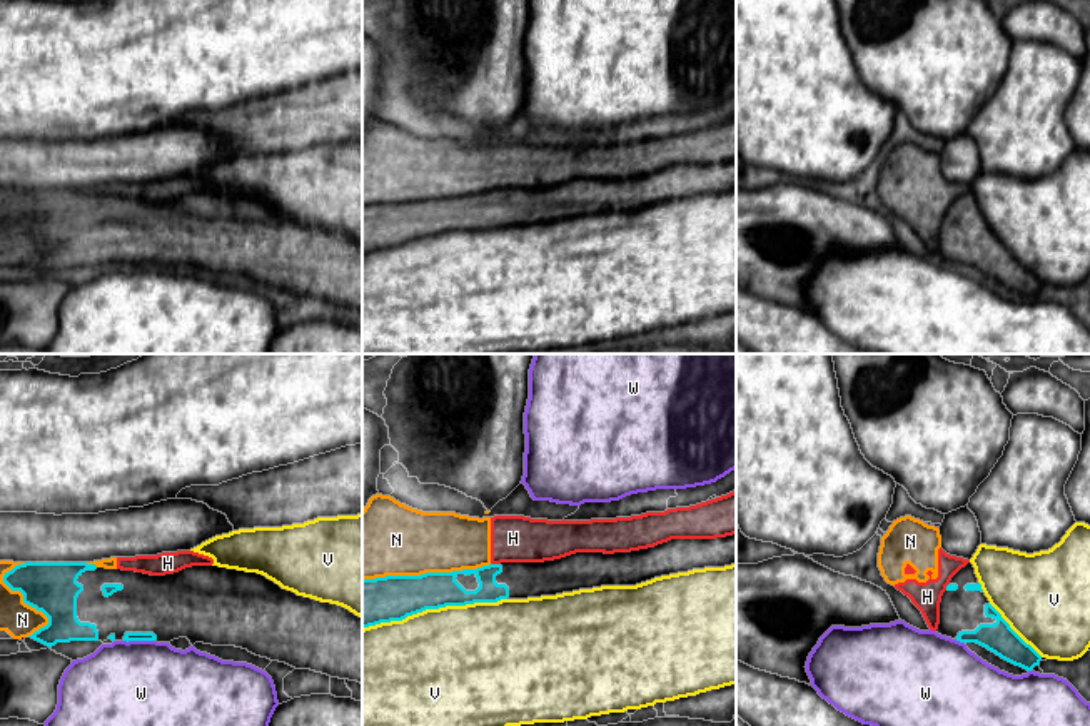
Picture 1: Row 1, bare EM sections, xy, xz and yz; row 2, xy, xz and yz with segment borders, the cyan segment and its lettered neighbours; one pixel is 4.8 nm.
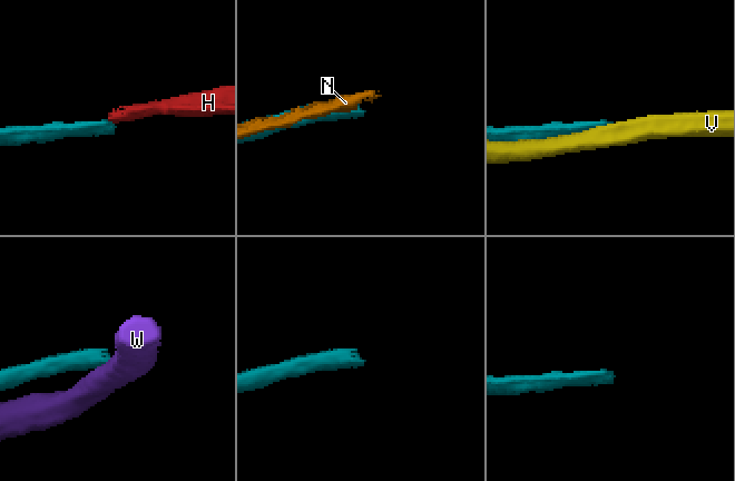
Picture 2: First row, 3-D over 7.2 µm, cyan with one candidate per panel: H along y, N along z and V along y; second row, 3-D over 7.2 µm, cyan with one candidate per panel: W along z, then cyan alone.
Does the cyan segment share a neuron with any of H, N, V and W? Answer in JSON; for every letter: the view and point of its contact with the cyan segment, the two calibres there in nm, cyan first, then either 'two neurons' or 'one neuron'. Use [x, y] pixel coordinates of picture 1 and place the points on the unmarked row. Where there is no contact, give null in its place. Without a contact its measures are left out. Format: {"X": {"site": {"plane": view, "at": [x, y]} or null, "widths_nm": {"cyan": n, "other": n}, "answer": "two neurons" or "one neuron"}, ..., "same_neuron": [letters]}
{"H": {"site": {"plane": "xz", "at": [496, 191]}, "widths_nm": {"cyan": 110, "other": 220}, "answer": "two neurons"}, "N": {"site": {"plane": "xz", "at": [426, 199]}, "widths_nm": {"cyan": 220, "other": 360}, "answer": "two neurons"}, "V": {"site": {"plane": "xz", "at": [434, 234]}, "widths_nm": {"cyan": 220, "other": 500}, "answer": "two neurons"}, "W": {"site": {"plane": "xy", "at": [139, 266]}, "widths_nm": {"cyan": 50, "other": 500}, "answer": "two neurons"}, "same_neuron": []}

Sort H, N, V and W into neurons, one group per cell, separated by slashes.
H N / V / W

